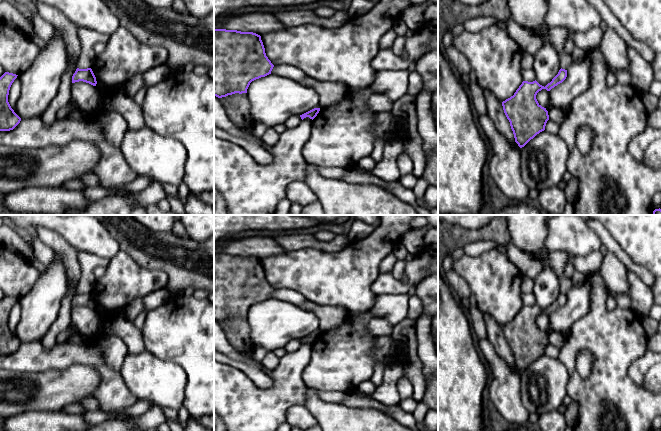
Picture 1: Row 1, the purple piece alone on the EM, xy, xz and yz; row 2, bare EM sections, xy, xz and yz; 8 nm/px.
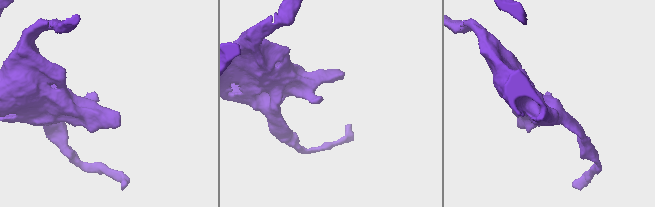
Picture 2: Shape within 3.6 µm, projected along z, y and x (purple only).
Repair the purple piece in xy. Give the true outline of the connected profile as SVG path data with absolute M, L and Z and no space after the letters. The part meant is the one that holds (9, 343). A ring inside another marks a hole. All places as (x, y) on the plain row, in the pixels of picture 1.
M5 296L0 301L0 355L13 354L21 345L8 326L9 314L18 299Z

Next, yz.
M560 293L558 298L545 311L536 304L523 305L513 320L502 326L504 337L510 346L515 366L524 371L537 358L545 354L549 344L548 335L542 331L536 319L542 313L550 315L567 301L567 294Z

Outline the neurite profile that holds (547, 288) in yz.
M544 267L533 280L536 305L545 311L561 293L560 279L552 268Z

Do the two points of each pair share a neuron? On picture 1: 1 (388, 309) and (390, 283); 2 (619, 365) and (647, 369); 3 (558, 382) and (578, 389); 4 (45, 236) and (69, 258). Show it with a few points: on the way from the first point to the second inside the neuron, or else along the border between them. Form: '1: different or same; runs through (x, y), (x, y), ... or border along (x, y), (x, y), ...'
1: different; border along (406, 292), (380, 293), (376, 295)
2: different; border along (646, 349), (629, 367), (629, 376), (640, 386)
3: different; border along (561, 362), (568, 375), (567, 394)
4: same; runs through (51, 239), (64, 252)

